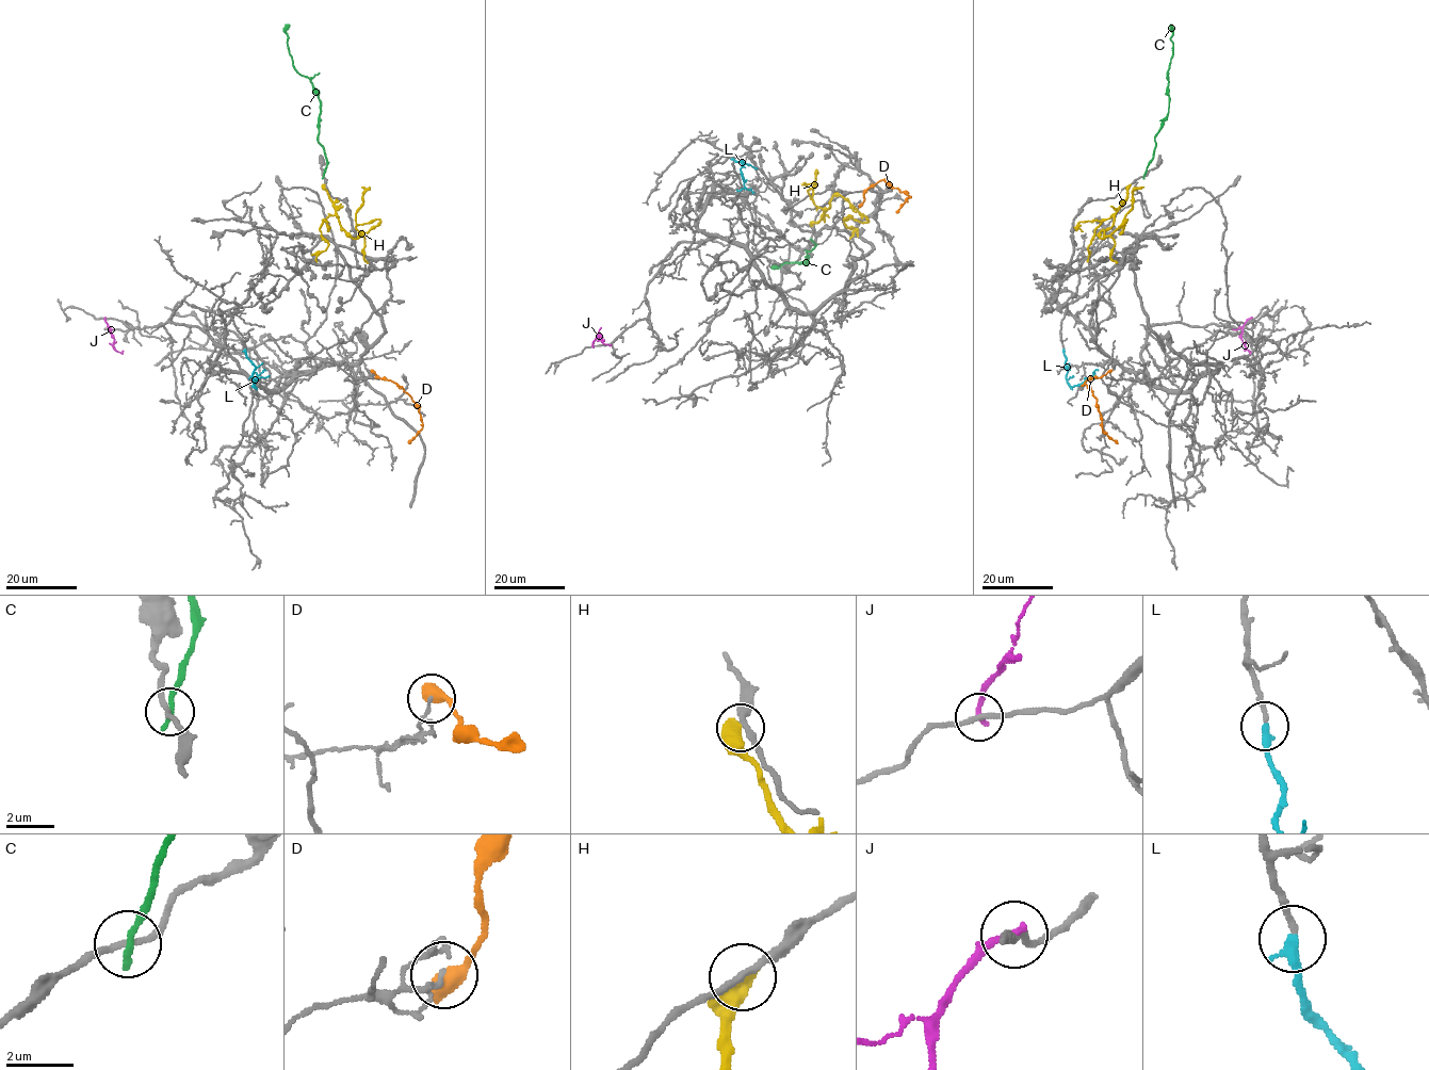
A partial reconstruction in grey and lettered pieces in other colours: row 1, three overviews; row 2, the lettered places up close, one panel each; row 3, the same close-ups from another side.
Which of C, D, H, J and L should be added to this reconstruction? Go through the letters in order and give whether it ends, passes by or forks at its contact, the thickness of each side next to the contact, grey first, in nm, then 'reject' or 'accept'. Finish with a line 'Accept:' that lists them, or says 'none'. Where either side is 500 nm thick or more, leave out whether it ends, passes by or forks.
C: it ends | 170/240 nm | reject
D: 120/600 nm | reject
H: 240/700 nm | reject
J: it ends | 220/240 nm | reject
L: it ends | 180/360 nm | accept
Accept: L

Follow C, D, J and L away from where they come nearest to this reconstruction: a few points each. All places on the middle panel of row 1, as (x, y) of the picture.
C: (811, 239), (815, 246), (806, 250), (808, 264), (784, 262), (777, 265)
D: (860, 204), (864, 193), (884, 180), (910, 197), (897, 213)
J: (593, 346), (599, 337), (602, 342), (611, 344)
L: (733, 159), (743, 162), (741, 161), (742, 177), (746, 188), (736, 189)

